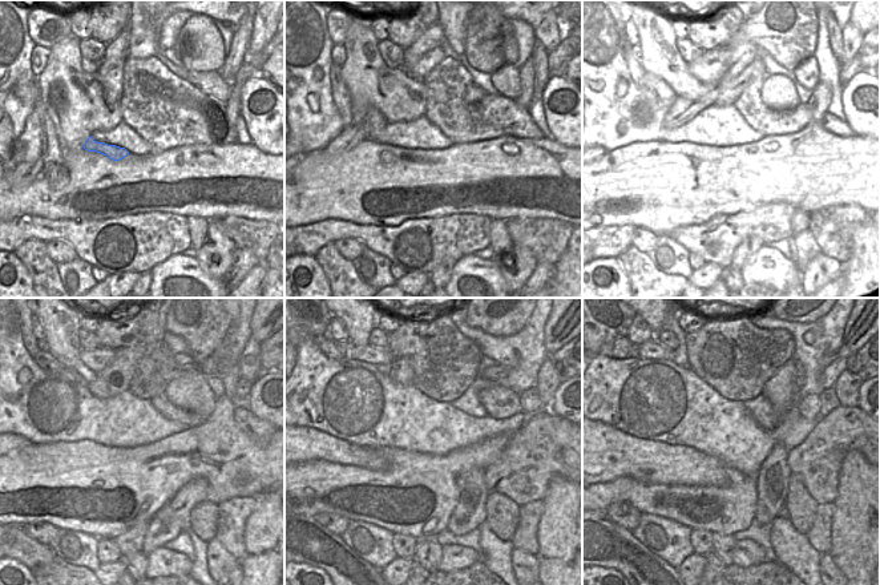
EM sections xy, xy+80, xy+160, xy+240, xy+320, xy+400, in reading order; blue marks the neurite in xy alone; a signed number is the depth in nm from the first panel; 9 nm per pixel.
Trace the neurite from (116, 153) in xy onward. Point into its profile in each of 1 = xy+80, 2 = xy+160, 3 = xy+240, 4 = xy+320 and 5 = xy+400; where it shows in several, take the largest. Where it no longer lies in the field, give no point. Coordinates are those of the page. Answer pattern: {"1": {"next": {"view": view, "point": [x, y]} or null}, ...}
{"1": {"next": {"view": "xy+80", "point": [378, 124]}}, "2": {"next": {"view": "xy+160", "point": [665, 93]}}, "3": {"next": {"view": "xy+240", "point": [45, 360]}}, "4": {"next": {"view": "xy+320", "point": [327, 346]}}, "5": {"next": {"view": "xy+400", "point": [621, 349]}}}

